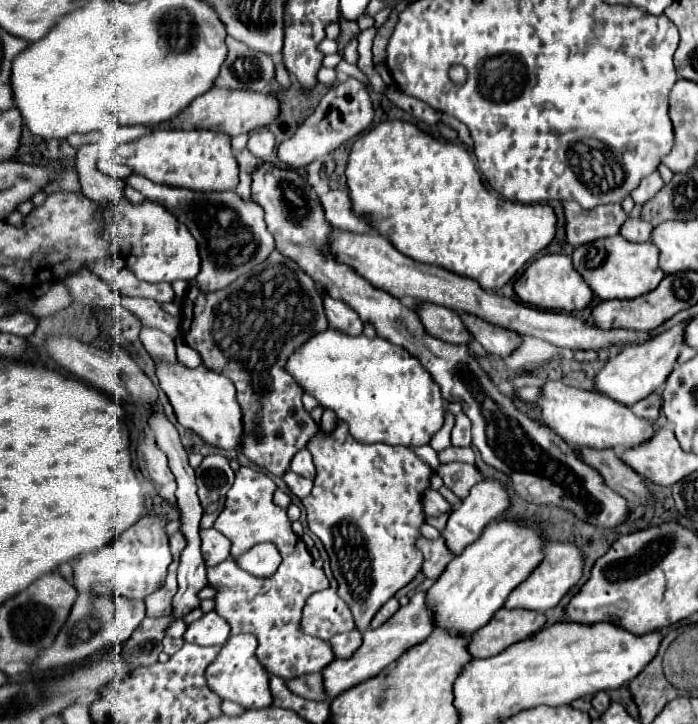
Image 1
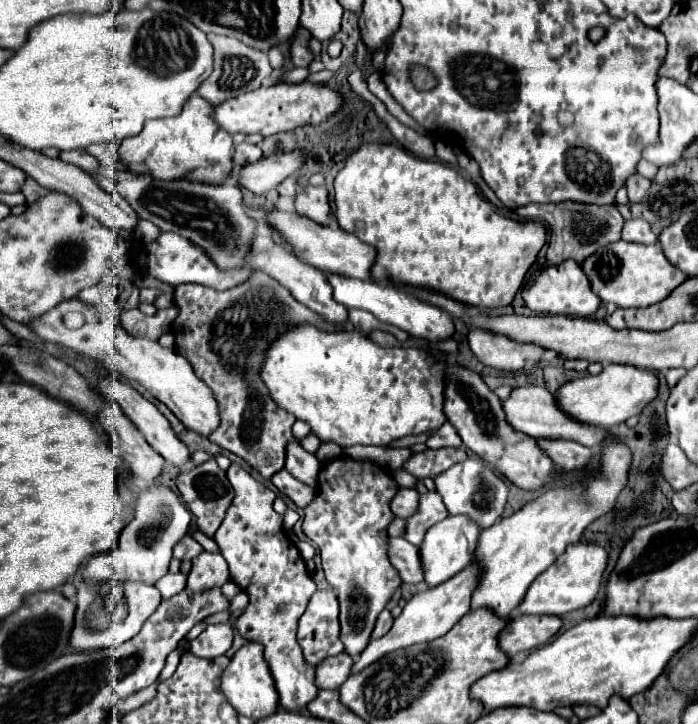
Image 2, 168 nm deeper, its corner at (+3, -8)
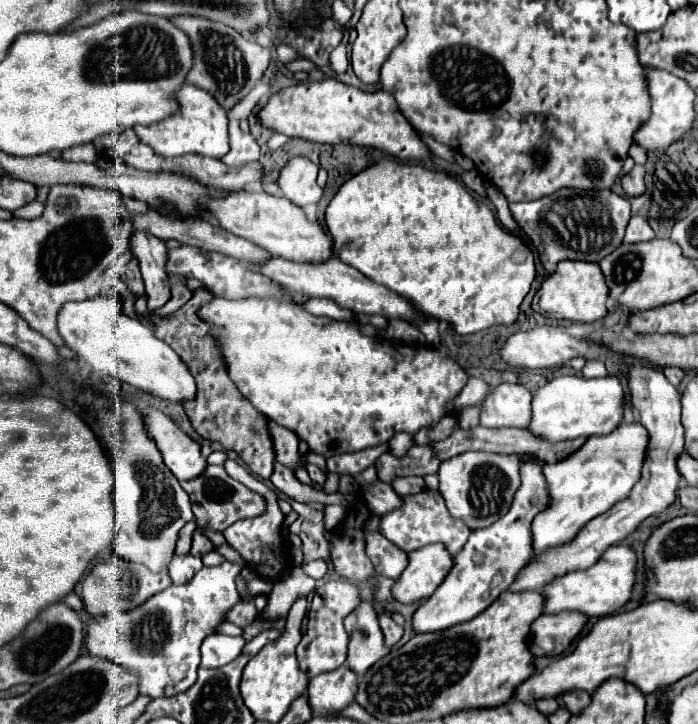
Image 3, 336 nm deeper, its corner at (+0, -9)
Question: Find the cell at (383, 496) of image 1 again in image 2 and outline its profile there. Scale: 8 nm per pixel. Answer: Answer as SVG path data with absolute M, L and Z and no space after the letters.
M335 458L321 466L319 494L305 508L303 532L319 546L327 582L341 602L341 640L351 658L367 648L375 620L391 594L401 586L399 574L387 562L387 524L393 520L389 502L397 484L385 468L371 460Z

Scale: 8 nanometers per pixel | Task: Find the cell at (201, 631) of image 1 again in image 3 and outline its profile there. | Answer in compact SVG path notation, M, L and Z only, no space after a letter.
M208 635L202 643L202 667L206 669L216 669L224 667L226 663L234 661L242 647L244 647L244 637L230 637L230 635Z

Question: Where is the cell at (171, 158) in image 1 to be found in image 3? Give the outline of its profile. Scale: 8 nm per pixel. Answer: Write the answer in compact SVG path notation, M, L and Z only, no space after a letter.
M184 83L184 87L178 91L178 101L182 105L182 111L178 115L172 115L164 121L158 121L146 127L144 125L134 127L140 141L150 145L154 153L162 157L182 157L192 153L192 155L222 159L230 149L226 111L216 103L216 99L208 91L202 91L188 83Z

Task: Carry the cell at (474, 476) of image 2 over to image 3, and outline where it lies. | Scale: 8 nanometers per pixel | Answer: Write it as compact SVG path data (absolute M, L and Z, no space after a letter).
M470 451L450 457L438 471L440 493L454 519L462 519L470 529L482 529L498 521L510 509L514 491L518 491L520 457L496 455L486 451Z

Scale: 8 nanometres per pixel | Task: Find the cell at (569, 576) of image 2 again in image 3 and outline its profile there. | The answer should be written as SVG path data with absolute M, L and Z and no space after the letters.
M612 545L604 551L604 555L588 569L570 571L562 577L556 577L552 583L542 587L542 595L546 595L544 613L560 613L560 611L580 611L588 617L604 617L618 611L628 599L634 585L636 571L636 553L630 545Z

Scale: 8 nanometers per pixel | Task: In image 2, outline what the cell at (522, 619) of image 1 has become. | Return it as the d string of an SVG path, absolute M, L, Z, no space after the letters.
M517 616L499 636L503 652L511 658L545 646L563 626L561 616Z

